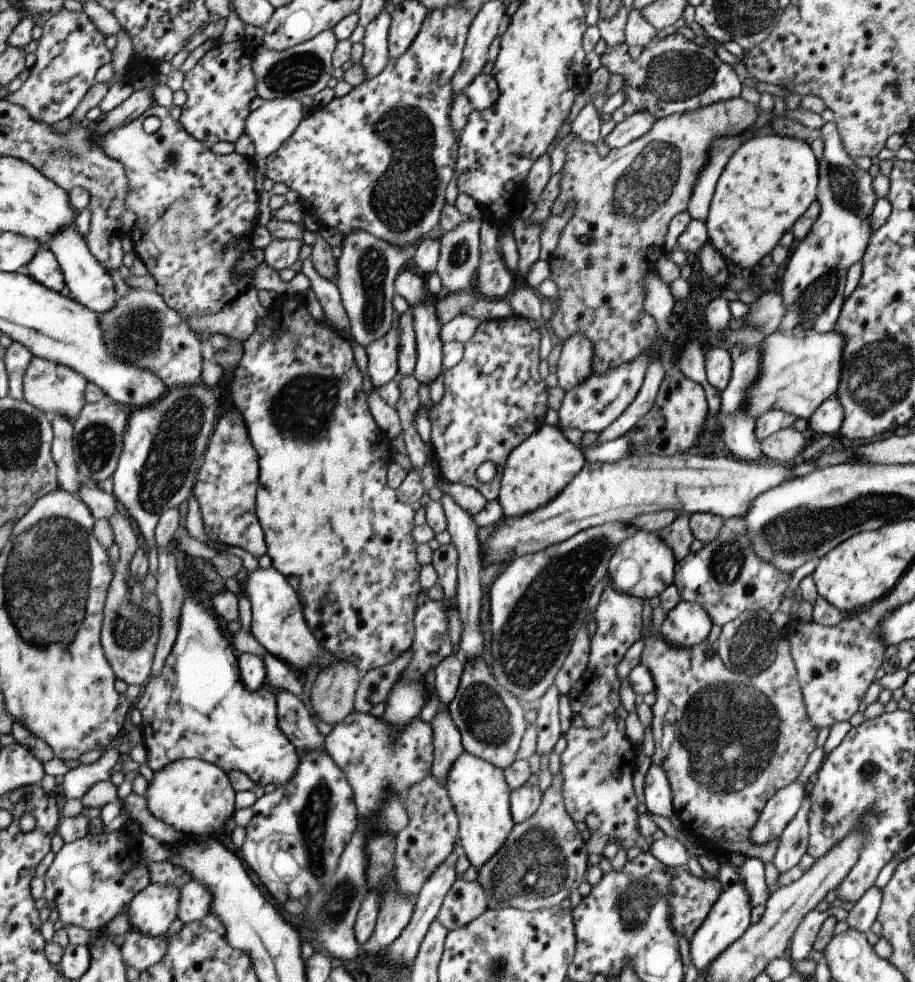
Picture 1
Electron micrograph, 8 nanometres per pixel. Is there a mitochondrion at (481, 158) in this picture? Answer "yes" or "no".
no

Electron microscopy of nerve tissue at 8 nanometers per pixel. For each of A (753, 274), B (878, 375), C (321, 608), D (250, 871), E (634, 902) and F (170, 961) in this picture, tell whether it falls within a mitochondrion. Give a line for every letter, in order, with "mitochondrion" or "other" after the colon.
A: other
B: mitochondrion
C: other
D: other
E: mitochondrion
F: other

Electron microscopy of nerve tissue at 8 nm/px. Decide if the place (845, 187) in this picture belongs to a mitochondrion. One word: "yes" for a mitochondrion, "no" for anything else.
yes

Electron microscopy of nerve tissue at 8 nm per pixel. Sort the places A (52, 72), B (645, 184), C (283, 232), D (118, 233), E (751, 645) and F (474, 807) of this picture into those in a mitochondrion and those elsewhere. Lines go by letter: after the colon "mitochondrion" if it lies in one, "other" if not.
A: other
B: mitochondrion
C: other
D: other
E: mitochondrion
F: other

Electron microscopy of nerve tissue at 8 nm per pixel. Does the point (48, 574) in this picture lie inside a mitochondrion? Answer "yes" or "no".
yes

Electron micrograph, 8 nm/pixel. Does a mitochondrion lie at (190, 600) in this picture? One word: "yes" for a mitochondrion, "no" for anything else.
no

